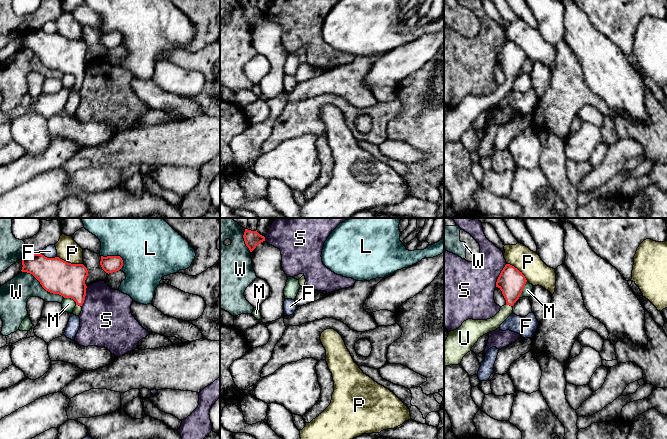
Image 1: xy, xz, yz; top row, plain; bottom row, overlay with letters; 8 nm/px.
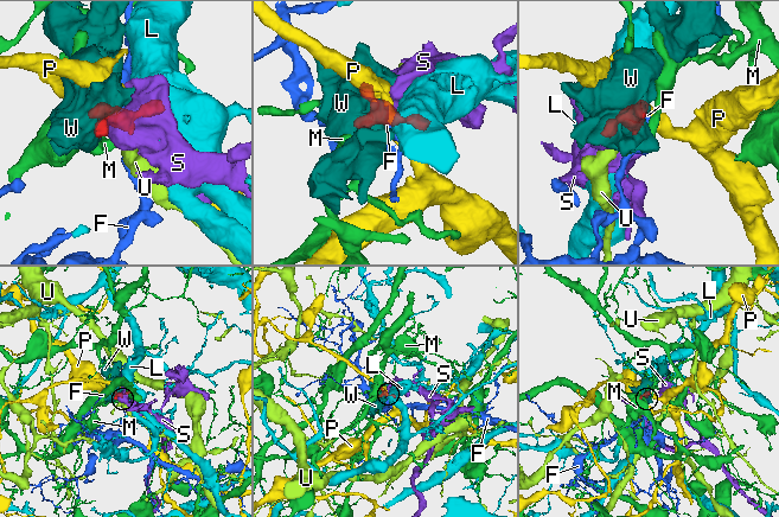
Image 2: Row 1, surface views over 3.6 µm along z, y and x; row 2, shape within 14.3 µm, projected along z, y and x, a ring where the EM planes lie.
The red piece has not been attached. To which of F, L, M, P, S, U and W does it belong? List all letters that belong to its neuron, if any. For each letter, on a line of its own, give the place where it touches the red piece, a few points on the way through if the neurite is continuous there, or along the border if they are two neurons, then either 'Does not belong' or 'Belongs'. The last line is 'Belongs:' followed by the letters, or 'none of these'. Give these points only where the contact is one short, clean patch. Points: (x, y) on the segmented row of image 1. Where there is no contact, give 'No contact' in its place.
F: Touches red at xy (48, 258). Does not belong
L: Touches red at xy (116, 256). Boundary: xy (101, 255), (119, 256), (122, 260), (122, 267). Does not belong
M: Touches red at yz (522, 289). Boundary: yz (526, 281), (518, 297). Does not belong
P: Touches red at xy (70, 263). Boundary: xy (57, 256), (71, 263), (82, 264). Does not belong
S: Touches red at yz (499, 275). Does not belong
U: Touches red at yz (509, 304). Path across: yz (511, 281), (509, 304), (489, 325). Belongs
W: Touches red at xy (43, 287). Does not belong
Belongs: U

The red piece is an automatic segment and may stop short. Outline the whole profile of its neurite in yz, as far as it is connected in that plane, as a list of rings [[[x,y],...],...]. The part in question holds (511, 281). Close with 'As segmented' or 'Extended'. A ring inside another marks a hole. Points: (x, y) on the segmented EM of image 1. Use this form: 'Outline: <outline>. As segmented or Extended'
Outline: [[[510,264],[505,265],[497,279],[496,287],[502,291],[506,304],[490,319],[468,319],[458,329],[449,332],[444,342],[445,366],[460,364],[480,337],[498,329],[513,314],[512,306],[519,299],[526,282],[522,272]]]. Extended

